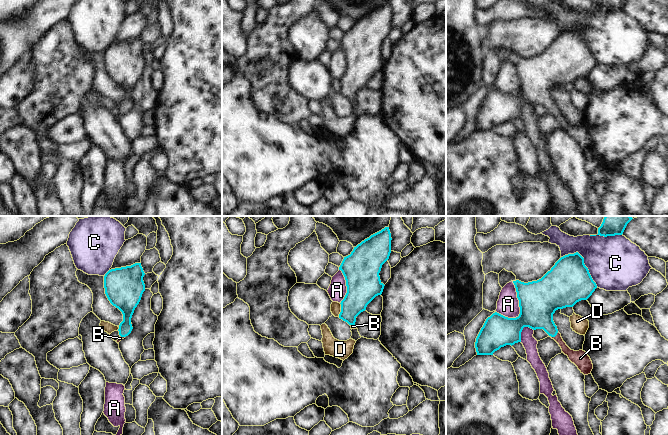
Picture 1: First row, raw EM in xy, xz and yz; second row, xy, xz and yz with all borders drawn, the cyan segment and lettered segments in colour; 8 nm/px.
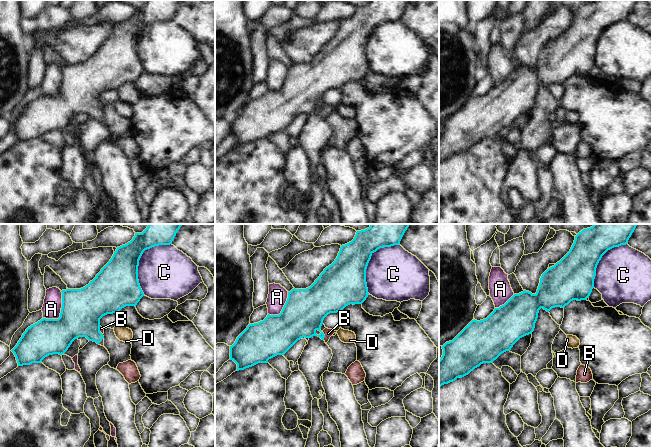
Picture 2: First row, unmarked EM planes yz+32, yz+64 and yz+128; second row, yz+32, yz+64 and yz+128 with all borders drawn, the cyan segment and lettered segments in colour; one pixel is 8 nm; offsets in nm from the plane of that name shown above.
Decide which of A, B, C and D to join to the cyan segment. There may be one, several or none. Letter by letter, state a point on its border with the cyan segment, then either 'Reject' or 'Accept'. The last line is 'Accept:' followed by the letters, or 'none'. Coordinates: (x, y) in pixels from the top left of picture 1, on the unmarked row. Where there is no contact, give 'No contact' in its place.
A: Touches cyan at yz (519, 79). Reject
B: Touches cyan at yz (554, 112). Accept
C: Touches cyan at yz (583, 37). Reject
D: Touches cyan at xz (341, 86). Reject
Accept: B.

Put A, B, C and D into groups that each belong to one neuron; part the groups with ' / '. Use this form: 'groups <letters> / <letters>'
groups A / B / C / D

